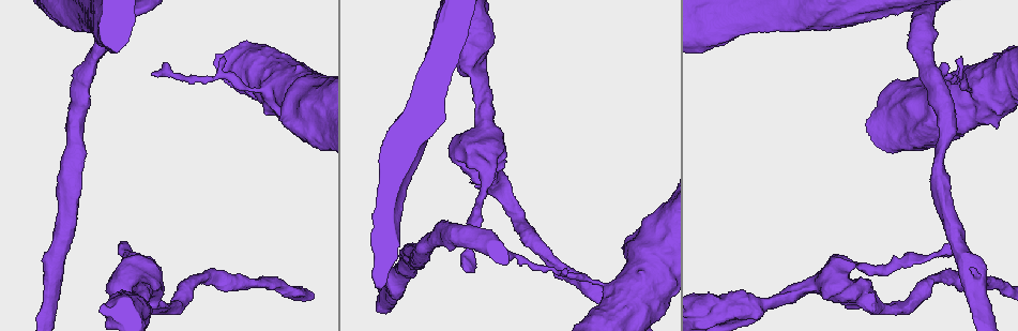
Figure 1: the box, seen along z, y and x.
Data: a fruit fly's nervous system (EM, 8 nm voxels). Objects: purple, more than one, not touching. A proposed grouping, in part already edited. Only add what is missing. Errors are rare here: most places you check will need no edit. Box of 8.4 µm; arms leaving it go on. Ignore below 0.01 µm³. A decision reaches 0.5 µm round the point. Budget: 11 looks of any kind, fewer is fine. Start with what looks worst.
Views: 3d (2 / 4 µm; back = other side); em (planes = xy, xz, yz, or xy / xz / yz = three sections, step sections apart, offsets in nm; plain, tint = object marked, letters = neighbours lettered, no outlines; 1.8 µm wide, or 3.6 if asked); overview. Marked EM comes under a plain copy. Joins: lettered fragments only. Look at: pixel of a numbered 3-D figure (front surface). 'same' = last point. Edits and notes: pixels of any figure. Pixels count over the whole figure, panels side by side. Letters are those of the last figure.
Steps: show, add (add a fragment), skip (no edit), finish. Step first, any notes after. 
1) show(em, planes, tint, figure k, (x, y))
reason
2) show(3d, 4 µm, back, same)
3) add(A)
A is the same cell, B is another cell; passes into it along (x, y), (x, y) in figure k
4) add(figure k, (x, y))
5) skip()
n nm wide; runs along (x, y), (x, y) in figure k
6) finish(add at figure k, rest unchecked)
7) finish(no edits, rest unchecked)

show(em, yz, step 16, tint, figure 1, (465, 271))
long arm stops here

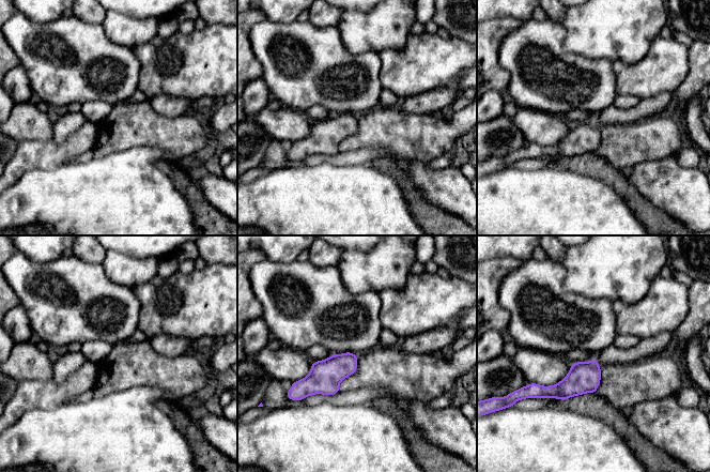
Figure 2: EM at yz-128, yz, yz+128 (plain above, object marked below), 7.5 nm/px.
show(em, yz, step 16, letters, same)
see the neighbours

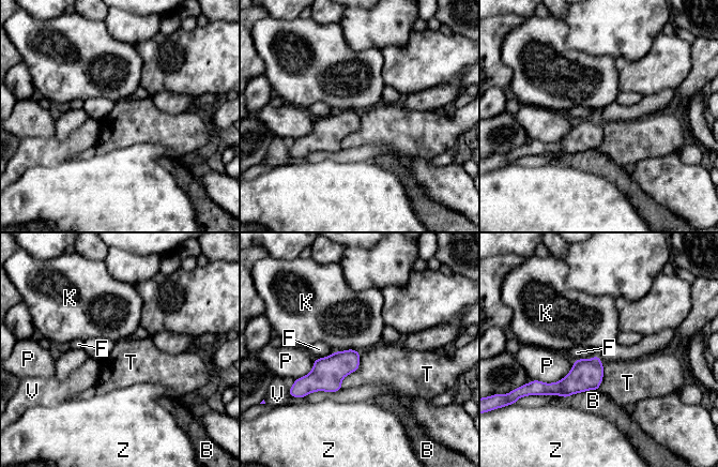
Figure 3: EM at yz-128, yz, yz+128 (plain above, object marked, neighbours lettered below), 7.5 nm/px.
skip()
B, F, K, P, T, V and Z are other cells; border along (360, 351), (358, 367), (340, 388) in figure 3; no lettered fragment goes on from it

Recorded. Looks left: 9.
show(3d, 4 µm, figure 1, (152, 73))
thin end

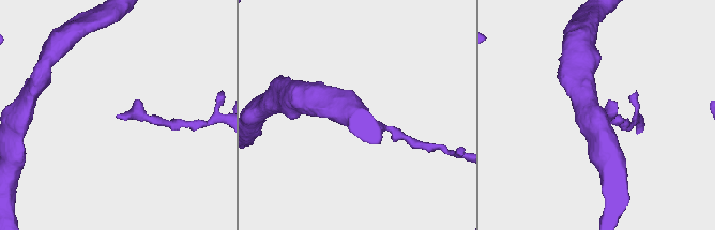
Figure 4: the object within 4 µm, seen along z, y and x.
show(em, planes, letters, figure 4, (117, 115))

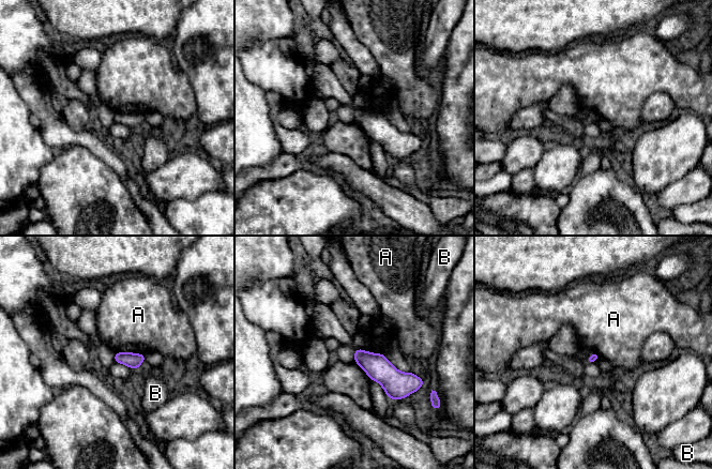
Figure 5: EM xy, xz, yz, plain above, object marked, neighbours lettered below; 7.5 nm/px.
skip()
A and B are other cells; border along (116, 351), (139, 352), (145, 356) in figure 5; no lettered fragment goes on from it

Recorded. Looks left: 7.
show(em, planes, letters, figure 1, (224, 58))
thin end

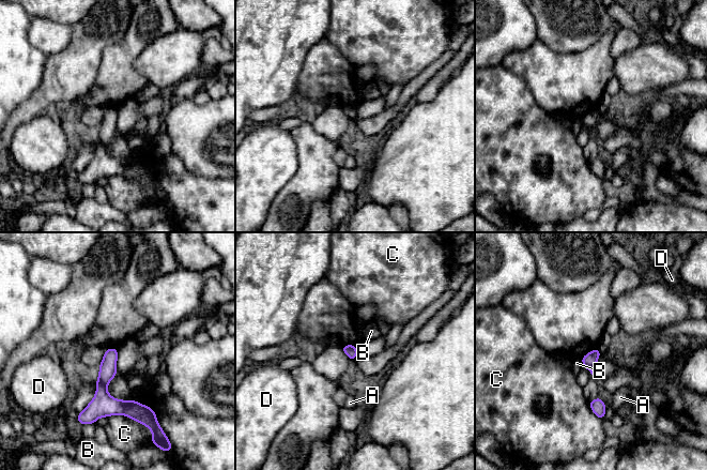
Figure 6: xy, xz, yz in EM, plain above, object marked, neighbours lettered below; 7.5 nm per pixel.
skip()
A, B, C and D are other cells; runs along (112, 350), (102, 383), (100, 414) in figure 6; no lettered fragment goes on from it

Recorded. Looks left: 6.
show(3d, 4 µm, figure 1, (78, 29))
branch stops here

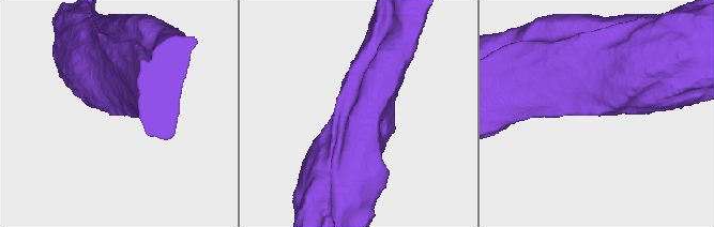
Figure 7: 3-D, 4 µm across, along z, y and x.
show(em, 3.6 µm, planes, letters, figure 7, (583, 114))
now the EM

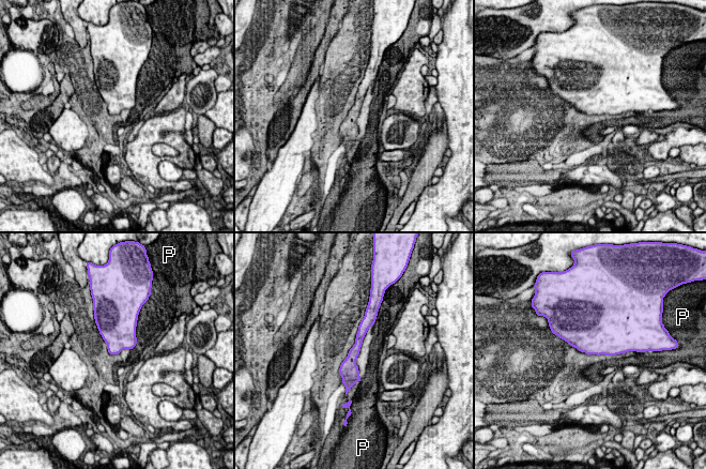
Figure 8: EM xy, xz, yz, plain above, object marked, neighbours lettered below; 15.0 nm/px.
skip()
P is another cell; runs along (364, 323), (349, 364), (348, 382) in figure 8; none of them fits

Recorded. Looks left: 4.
finish(no edits, rest unchecked)

